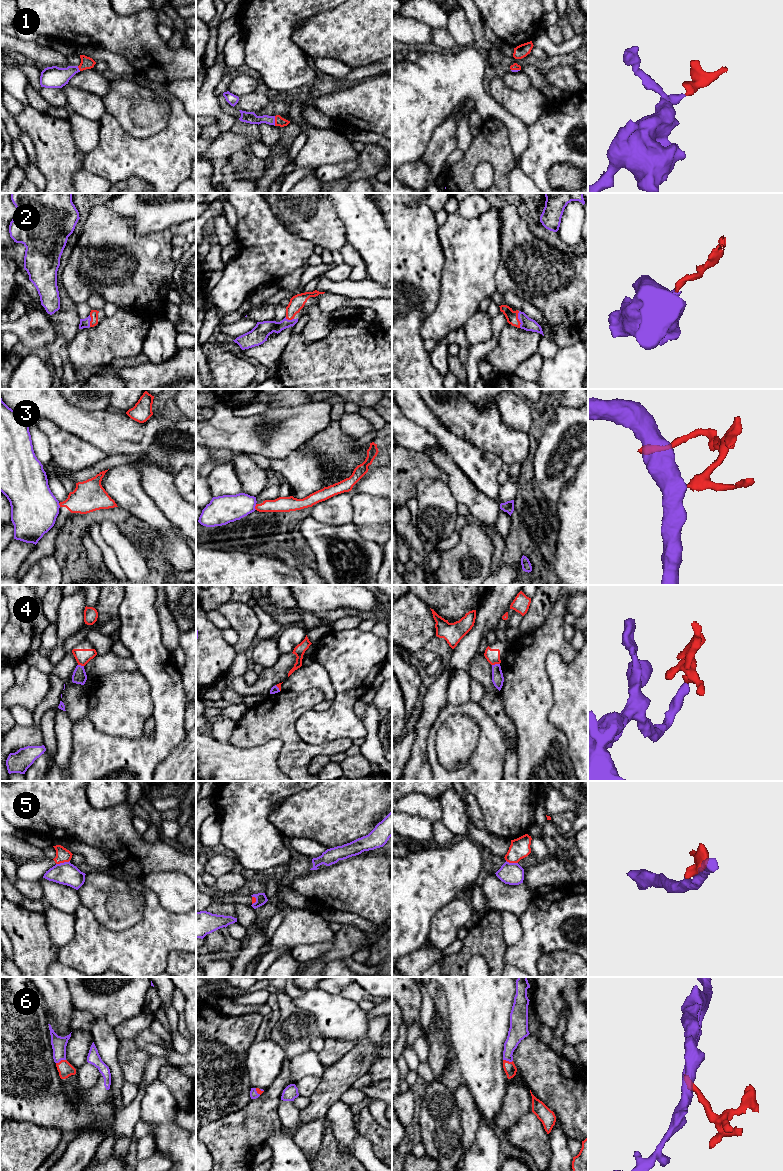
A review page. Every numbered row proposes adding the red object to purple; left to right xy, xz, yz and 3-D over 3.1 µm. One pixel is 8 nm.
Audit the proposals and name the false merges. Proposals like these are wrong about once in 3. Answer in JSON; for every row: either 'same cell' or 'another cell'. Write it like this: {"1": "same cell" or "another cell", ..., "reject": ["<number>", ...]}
{"1": "same cell", "2": "same cell", "3": "another cell", "4": "another cell", "5": "another cell", "6": "same cell", "reject": ["3", "4", "5"]}

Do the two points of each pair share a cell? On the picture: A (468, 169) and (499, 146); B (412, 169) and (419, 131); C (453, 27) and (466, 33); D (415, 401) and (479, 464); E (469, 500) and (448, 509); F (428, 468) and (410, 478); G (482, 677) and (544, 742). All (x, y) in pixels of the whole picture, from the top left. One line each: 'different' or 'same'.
A: same
B: different
C: same
D: same
E: different
F: same
G: different

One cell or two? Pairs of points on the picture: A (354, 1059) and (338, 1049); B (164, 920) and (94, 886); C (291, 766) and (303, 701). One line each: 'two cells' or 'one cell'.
A: two cells
B: two cells
C: one cell

